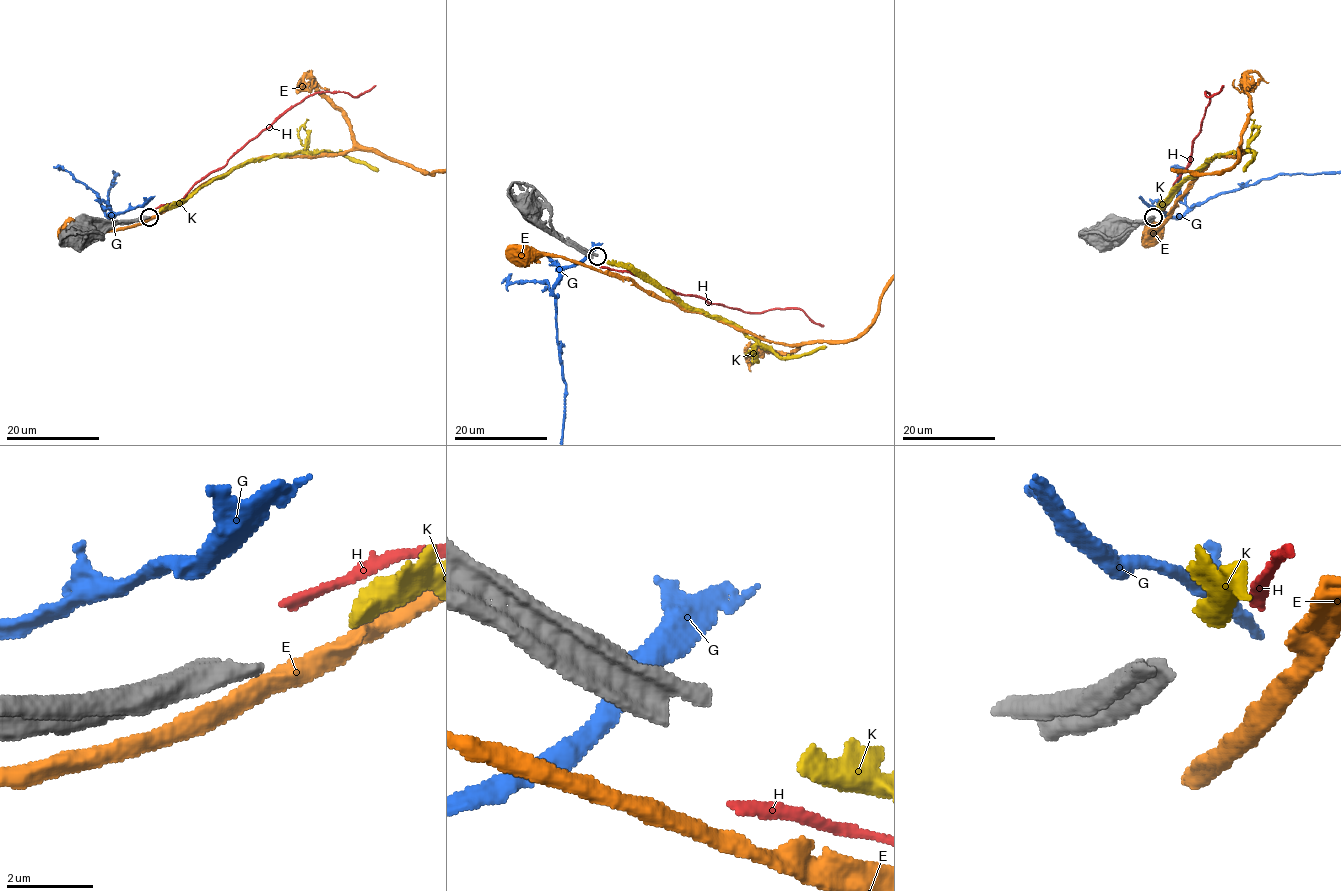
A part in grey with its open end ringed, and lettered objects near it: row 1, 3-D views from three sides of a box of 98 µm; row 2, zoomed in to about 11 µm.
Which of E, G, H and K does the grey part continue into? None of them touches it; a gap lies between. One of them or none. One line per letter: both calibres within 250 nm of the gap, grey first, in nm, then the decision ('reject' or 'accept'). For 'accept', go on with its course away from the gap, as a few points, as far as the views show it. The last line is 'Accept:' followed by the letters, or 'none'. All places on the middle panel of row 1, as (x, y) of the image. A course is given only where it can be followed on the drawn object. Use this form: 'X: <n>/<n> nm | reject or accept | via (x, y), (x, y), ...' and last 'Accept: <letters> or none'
E: 320/400 nm | reject
G: 320/400 nm | reject
H: 320/200 nm | reject
K: 320/480 nm | accept | via (607, 261), (631, 268), (692, 307), (732, 321), (747, 336), (782, 357), (803, 356), (826, 346)
Accept: K

